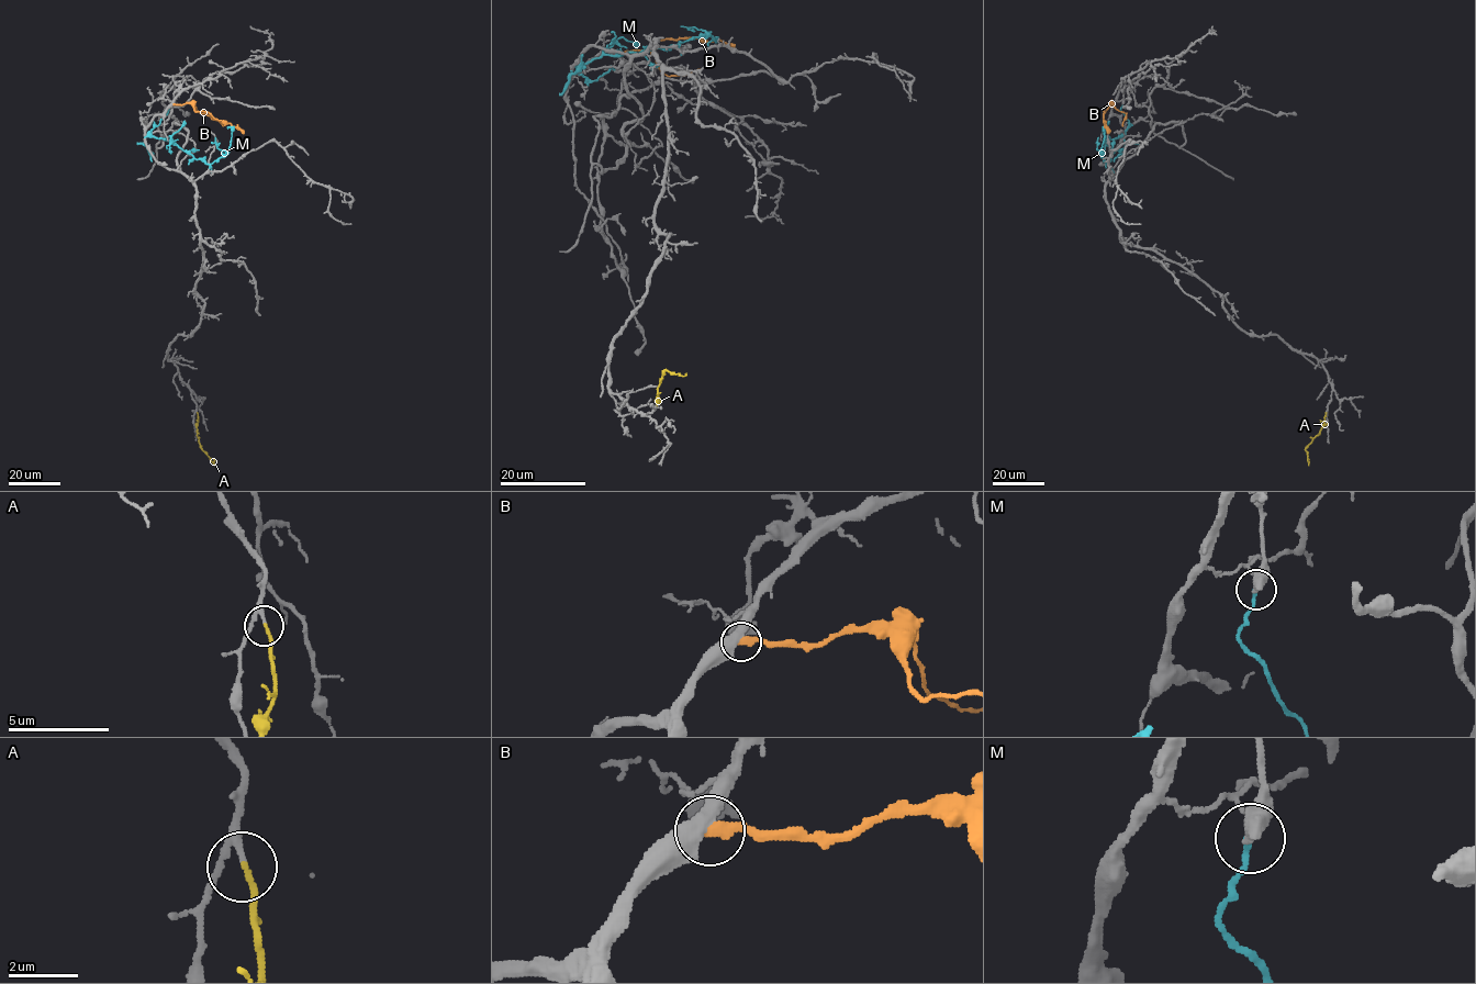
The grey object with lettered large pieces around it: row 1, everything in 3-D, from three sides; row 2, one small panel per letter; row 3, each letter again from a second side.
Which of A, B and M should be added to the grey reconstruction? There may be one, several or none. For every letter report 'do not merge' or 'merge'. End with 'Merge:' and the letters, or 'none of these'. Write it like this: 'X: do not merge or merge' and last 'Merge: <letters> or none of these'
A: merge
B: do not merge
M: do not merge
Merge: A

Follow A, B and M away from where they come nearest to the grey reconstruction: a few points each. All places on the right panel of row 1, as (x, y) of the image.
A: (1326, 412), (1324, 425), (1305, 450), (1308, 459)
B: (1113, 104), (1104, 111), (1108, 133)
M: (1122, 103), (1120, 110), (1129, 126), (1114, 140), (1106, 164), (1102, 151), (1104, 127), (1108, 127)

